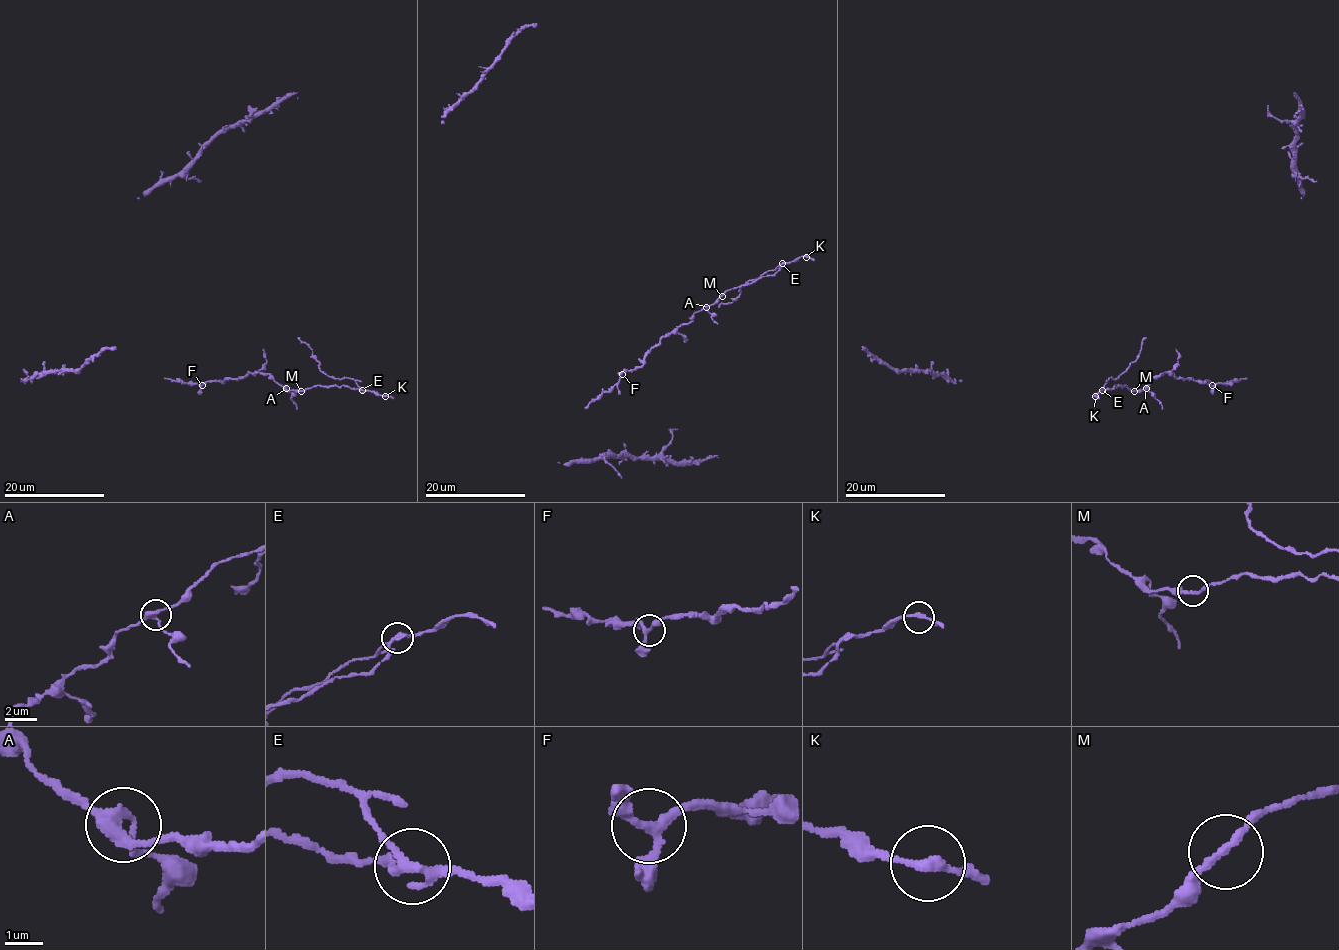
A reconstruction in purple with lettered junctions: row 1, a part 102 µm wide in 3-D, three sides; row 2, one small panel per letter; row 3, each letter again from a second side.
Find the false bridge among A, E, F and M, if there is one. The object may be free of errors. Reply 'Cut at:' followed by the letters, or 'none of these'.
Cut at: E

